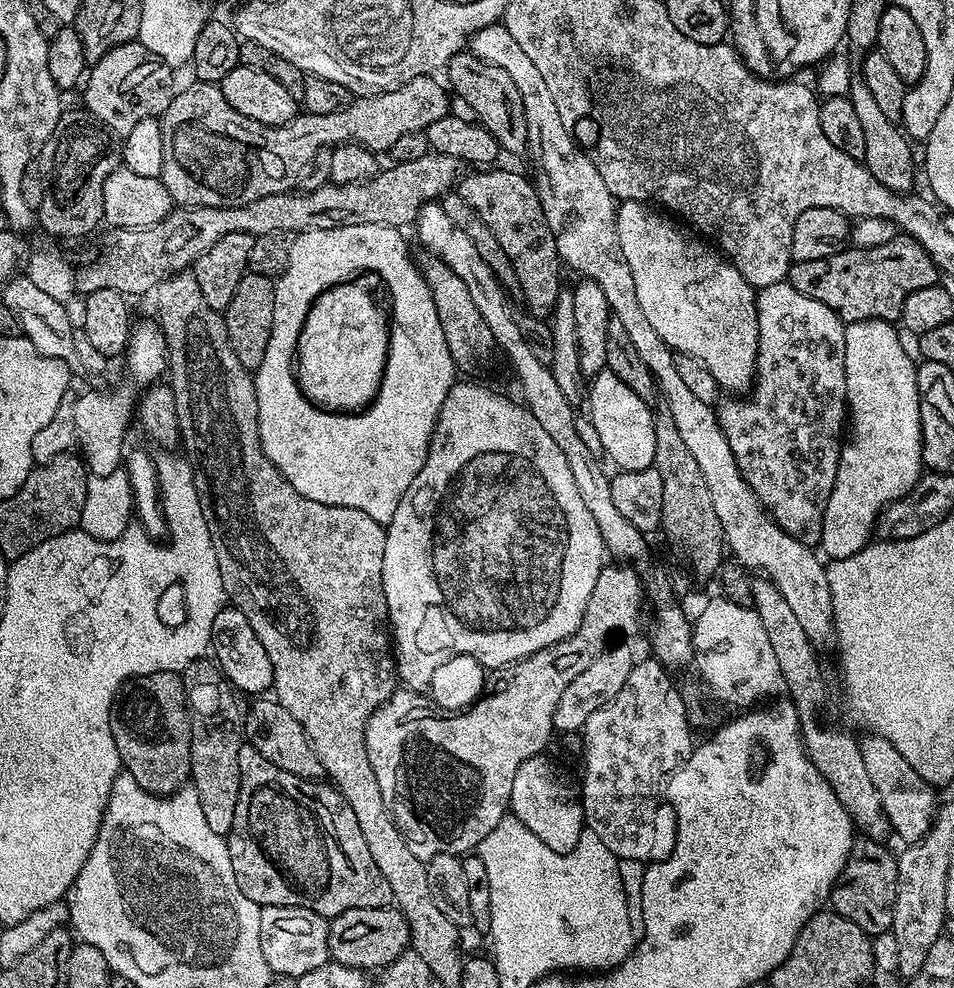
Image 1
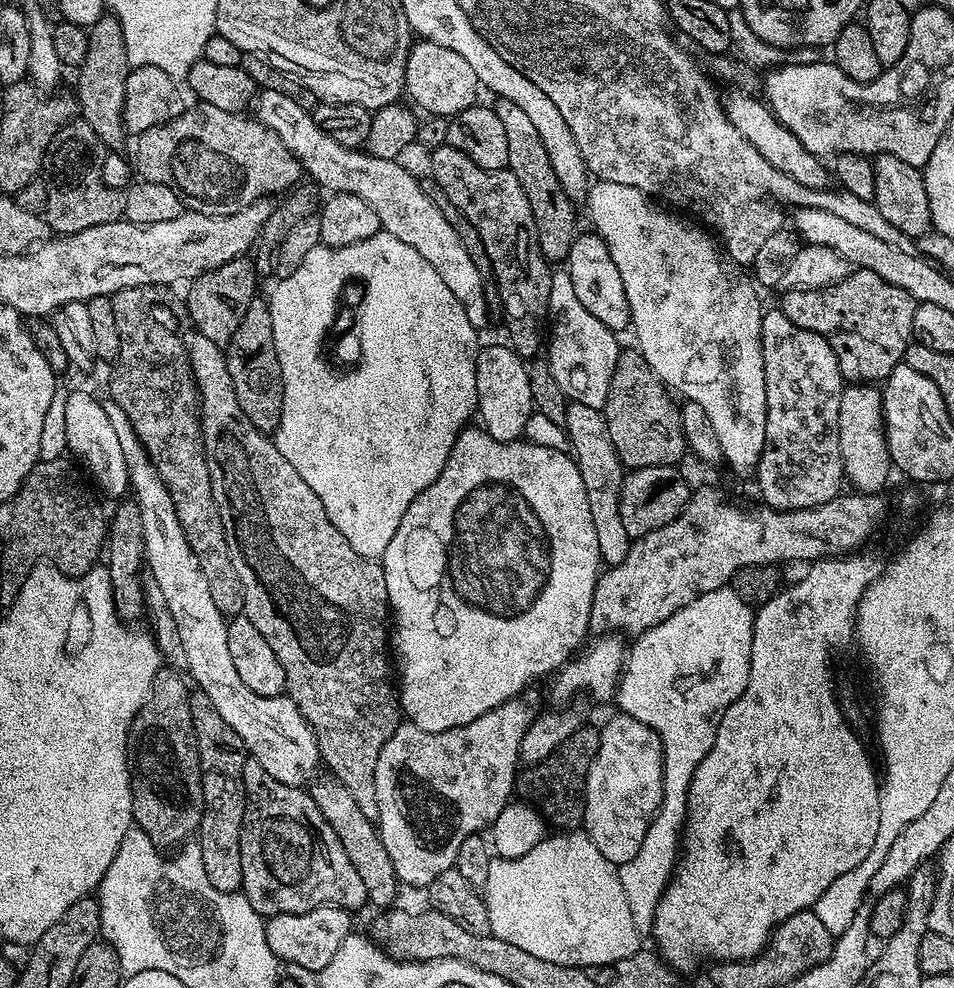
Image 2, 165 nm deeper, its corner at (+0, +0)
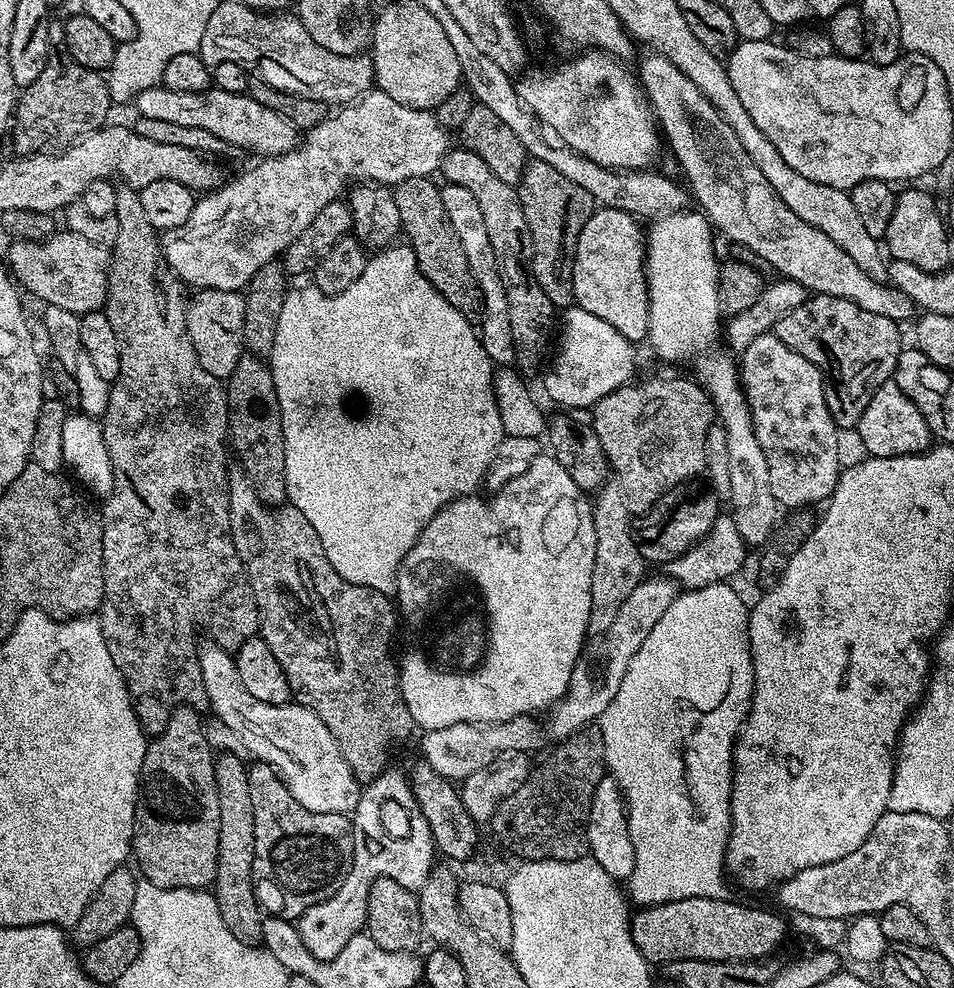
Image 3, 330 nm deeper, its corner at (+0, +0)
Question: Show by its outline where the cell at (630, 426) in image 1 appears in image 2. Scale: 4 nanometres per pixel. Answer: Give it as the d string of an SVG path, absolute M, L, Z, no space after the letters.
M566 270L553 271L548 314L550 339L546 344L546 359L558 386L561 387L569 401L603 409L604 403L608 401L610 382L622 351L622 344L616 341L619 340L617 333L611 332L602 322L598 322L598 318L594 318L594 314L590 314L590 310L586 310L586 306L582 306L582 302L578 302L578 293L574 290L574 282L570 282L570 274Z

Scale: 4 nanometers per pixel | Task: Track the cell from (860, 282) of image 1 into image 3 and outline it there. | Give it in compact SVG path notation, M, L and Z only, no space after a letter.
M812 294L800 306L790 310L775 324L777 338L786 342L790 350L802 354L806 362L814 362L818 370L824 373L824 397L826 406L834 418L837 429L855 429L867 403L874 397L875 391L887 380L893 379L896 370L896 359L902 347L900 341L901 325L897 321L886 318L882 314L874 314L870 310L862 310L854 302L841 296L821 296Z

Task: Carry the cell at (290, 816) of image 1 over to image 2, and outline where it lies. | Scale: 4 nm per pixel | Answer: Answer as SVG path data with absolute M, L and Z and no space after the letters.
M254 759L244 762L244 785L246 786L246 814L242 822L240 845L242 846L242 894L254 906L254 910L265 918L278 912L302 914L323 904L334 904L338 908L365 907L368 904L366 886L354 870L354 862L346 858L338 834L330 830L330 822L322 818L322 810L314 806L311 795L304 788L291 788L278 778L270 778L266 770Z

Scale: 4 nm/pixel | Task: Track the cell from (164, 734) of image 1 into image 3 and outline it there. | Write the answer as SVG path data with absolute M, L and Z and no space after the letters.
M185 706L176 709L172 713L170 722L166 722L166 726L161 732L155 733L148 740L148 749L144 755L144 761L140 767L140 790L138 793L138 803L136 806L136 817L134 818L134 826L132 827L132 850L131 855L136 856L135 867L138 869L139 875L145 880L149 880L154 886L162 886L163 888L203 888L215 885L216 867L218 866L218 818L220 811L218 810L218 786L214 778L214 749L206 740L203 734L202 716L196 713L197 709L192 706Z

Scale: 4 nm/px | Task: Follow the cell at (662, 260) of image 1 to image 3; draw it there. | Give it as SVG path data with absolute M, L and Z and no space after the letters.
M699 210L669 212L666 216L655 217L651 224L652 229L646 232L644 256L650 306L647 343L652 343L653 350L672 364L692 360L696 367L695 379L712 400L719 427L726 432L730 462L730 494L726 500L732 503L730 515L745 545L763 546L777 522L778 505L774 490L770 490L770 466L766 466L764 451L754 434L737 361L727 351L712 352L716 343L722 340L721 261L716 260L716 244L712 241L714 229L708 217Z

